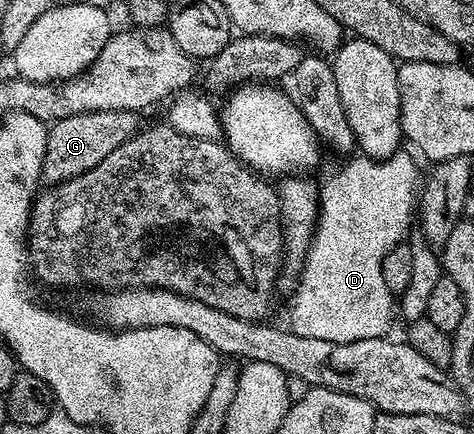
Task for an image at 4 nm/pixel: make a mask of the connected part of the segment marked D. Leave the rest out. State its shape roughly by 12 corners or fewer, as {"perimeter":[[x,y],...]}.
{"perimeter":[[405,150],[356,155],[319,190],[288,327],[390,330],[382,259],[420,187]]}

